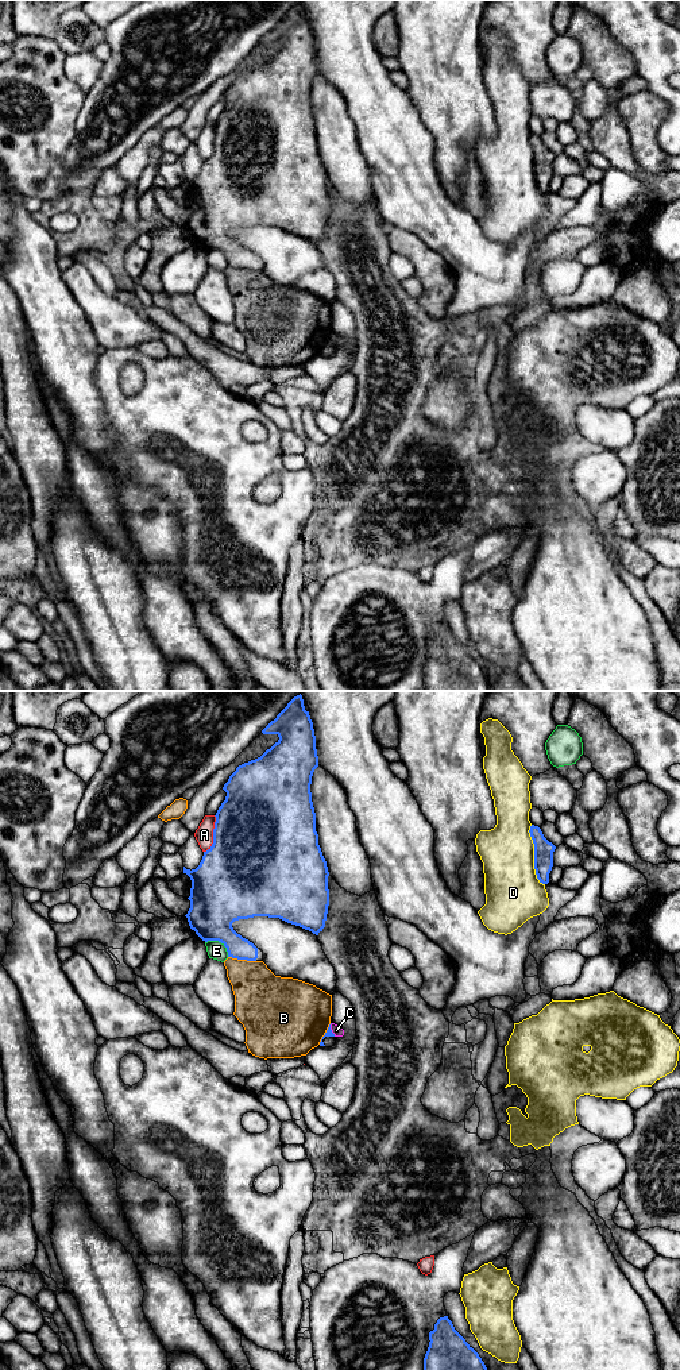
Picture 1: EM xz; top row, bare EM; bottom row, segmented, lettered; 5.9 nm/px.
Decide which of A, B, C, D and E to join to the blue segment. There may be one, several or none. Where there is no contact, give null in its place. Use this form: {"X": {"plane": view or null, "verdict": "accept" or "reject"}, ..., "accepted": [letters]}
{"A": {"plane": "xz", "verdict": "reject"}, "B": {"plane": "xz", "verdict": "reject"}, "C": {"plane": "xz", "verdict": "reject"}, "D": {"plane": "xz", "verdict": "reject"}, "E": {"plane": "xz", "verdict": "reject"}, "accepted": []}

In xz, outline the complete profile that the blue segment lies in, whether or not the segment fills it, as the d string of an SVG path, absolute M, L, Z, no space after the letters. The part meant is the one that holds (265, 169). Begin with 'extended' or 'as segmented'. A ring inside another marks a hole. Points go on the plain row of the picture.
as segmented; M302 4L294 5L287 15L271 30L263 39L263 43L277 43L279 49L267 58L260 66L244 72L236 77L236 80L229 85L228 90L224 93L223 99L227 101L225 109L221 112L216 121L216 131L213 138L213 153L204 161L202 169L196 178L186 178L183 175L183 182L186 182L192 189L190 205L190 217L185 224L188 227L189 235L196 243L205 251L219 250L221 251L228 261L228 266L247 270L256 270L258 256L237 243L232 232L239 228L248 228L254 225L268 225L279 227L287 232L300 235L305 239L312 240L318 244L320 240L325 236L328 215L329 215L329 198L328 198L328 175L322 165L321 157L318 154L318 143L316 140L316 121L312 111L312 85L314 78L318 76L318 65L316 58L316 45L313 38L313 31L310 28L309 20L305 19Z

